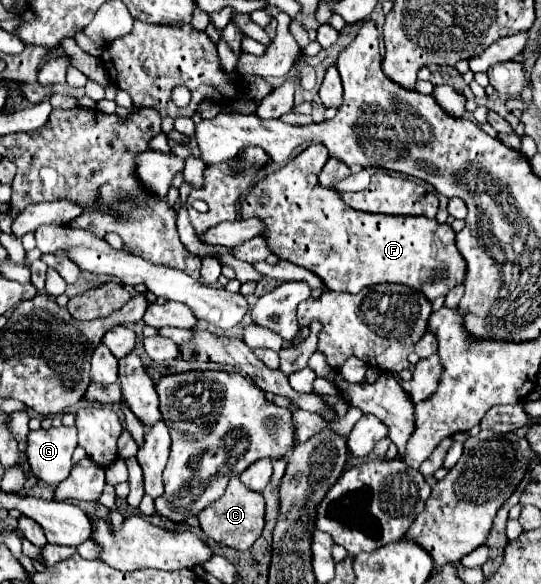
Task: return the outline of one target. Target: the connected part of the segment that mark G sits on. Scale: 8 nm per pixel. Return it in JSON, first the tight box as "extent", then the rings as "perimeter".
{"extent":[28,427,76,487],"perimeter":[[[50,427],[28,433],[28,465],[32,473],[44,483],[56,487],[62,483],[72,467],[72,453],[76,449],[76,427]]]}

